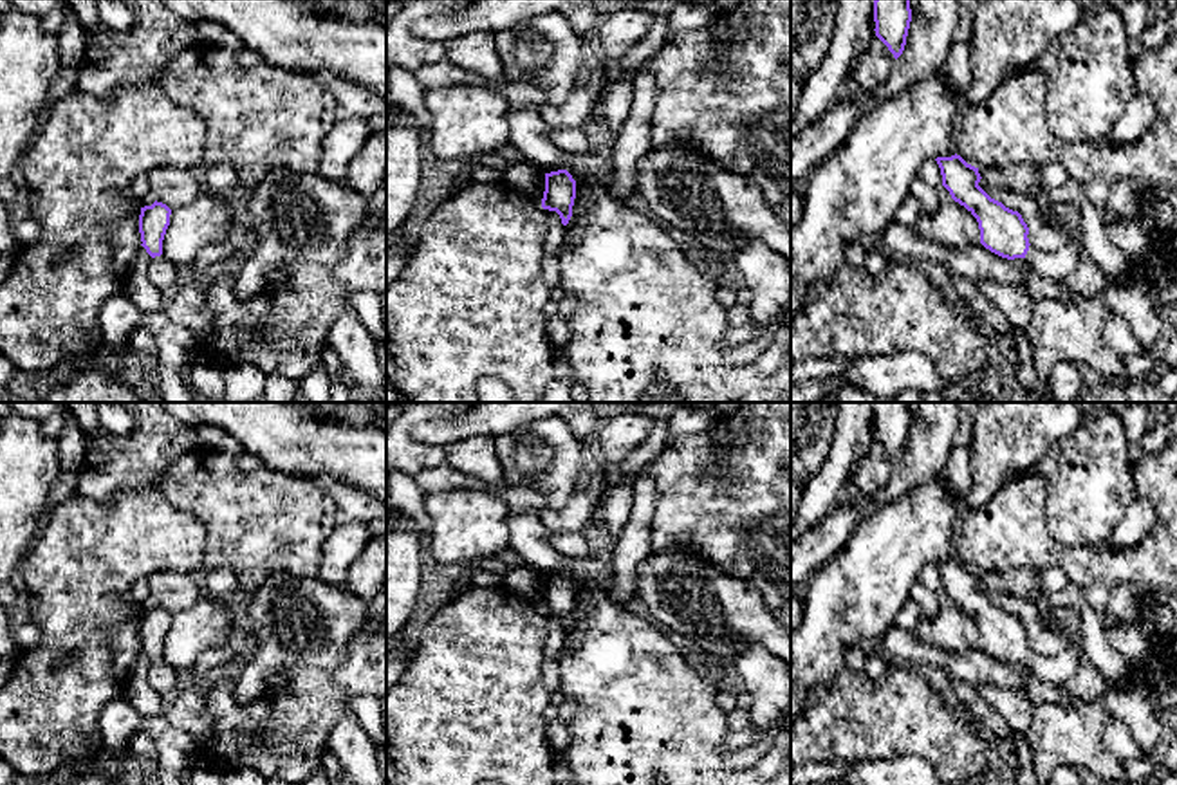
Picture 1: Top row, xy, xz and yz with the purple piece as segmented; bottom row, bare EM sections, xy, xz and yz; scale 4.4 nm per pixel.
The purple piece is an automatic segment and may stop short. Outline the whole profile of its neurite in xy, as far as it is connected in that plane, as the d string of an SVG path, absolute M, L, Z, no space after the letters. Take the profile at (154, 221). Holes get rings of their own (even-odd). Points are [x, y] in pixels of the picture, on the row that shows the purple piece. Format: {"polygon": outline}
{"polygon": "M157 200L152 206L141 208L139 215L139 233L143 242L141 245L152 258L162 254L162 240L170 226L170 215L171 209Z"}

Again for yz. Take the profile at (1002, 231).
{"polygon": "M960 155L935 159L942 186L951 199L964 206L978 222L980 244L991 253L1015 260L1024 258L1033 271L1043 278L1061 282L1078 263L1081 244L1072 238L1056 253L1036 251L1029 244L1029 227L1018 211L991 199L980 186L978 168L968 164Z"}

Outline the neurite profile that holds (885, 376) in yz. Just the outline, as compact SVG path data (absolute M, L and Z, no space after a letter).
M919 352L857 357L836 377L791 384L791 402L825 402L843 384L850 384L885 399L895 399L904 390L919 393L946 393L948 383L933 363Z

